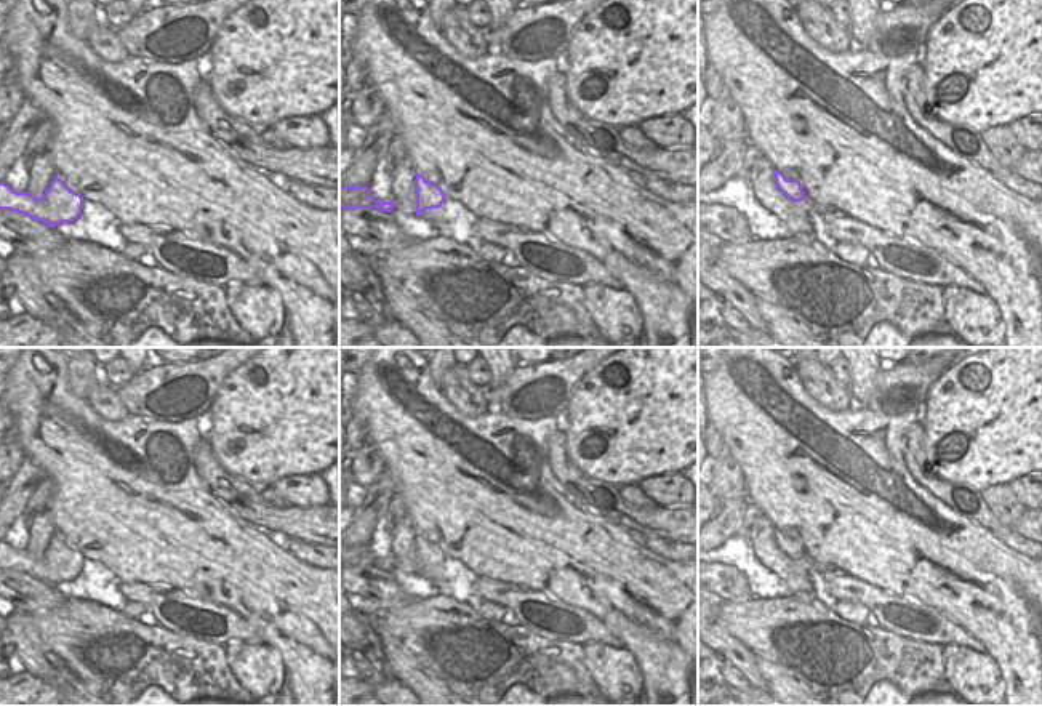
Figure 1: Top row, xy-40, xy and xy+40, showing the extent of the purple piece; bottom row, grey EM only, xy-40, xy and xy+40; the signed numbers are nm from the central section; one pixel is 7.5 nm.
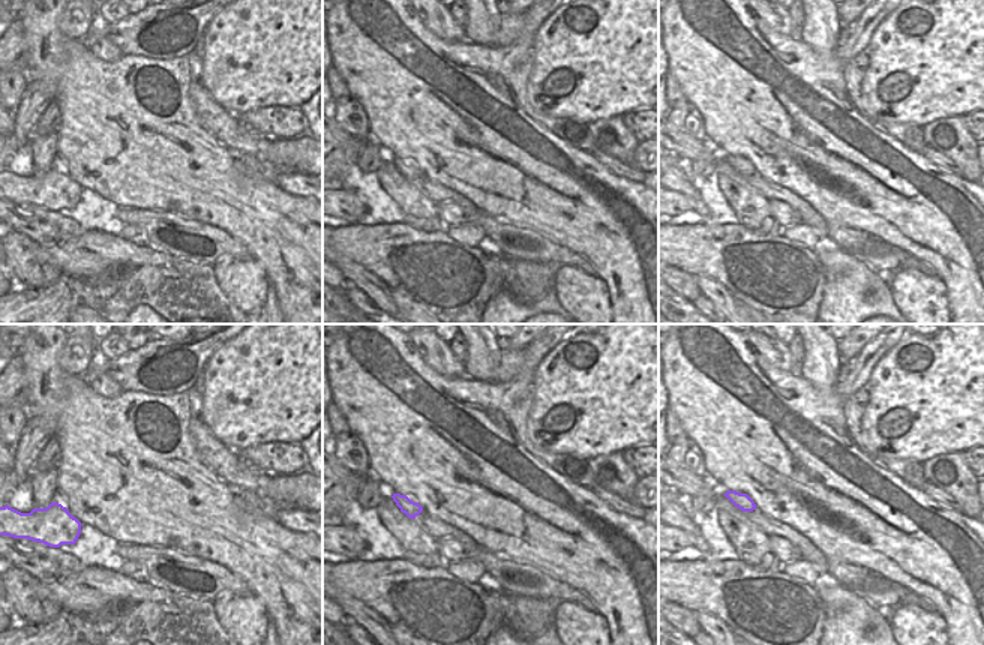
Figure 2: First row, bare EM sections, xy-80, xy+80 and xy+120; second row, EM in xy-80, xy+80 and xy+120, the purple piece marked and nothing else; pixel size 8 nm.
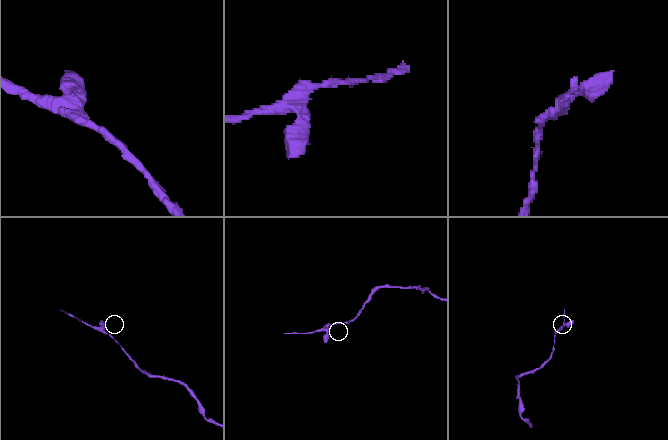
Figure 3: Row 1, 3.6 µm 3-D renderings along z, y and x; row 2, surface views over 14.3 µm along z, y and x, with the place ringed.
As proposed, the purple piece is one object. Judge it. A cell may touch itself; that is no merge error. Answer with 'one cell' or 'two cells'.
one cell

